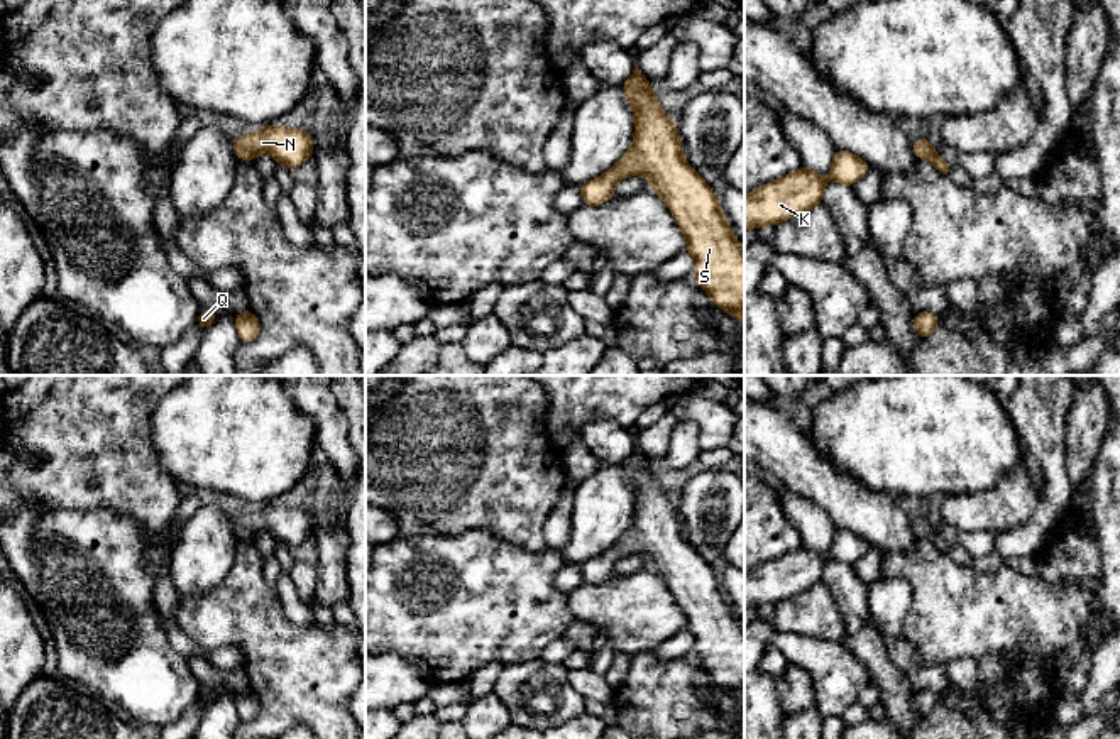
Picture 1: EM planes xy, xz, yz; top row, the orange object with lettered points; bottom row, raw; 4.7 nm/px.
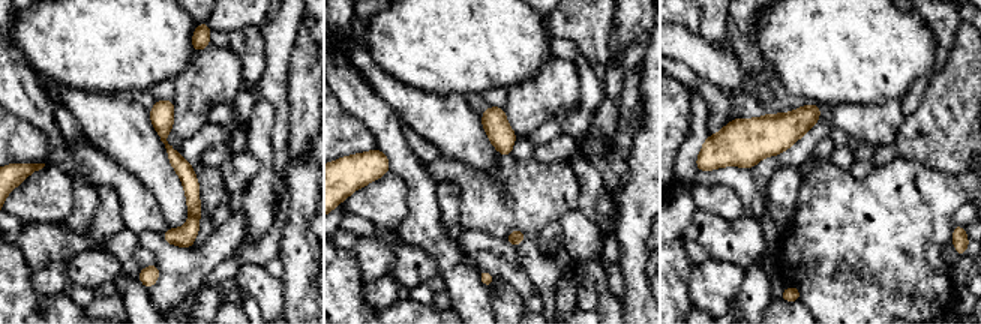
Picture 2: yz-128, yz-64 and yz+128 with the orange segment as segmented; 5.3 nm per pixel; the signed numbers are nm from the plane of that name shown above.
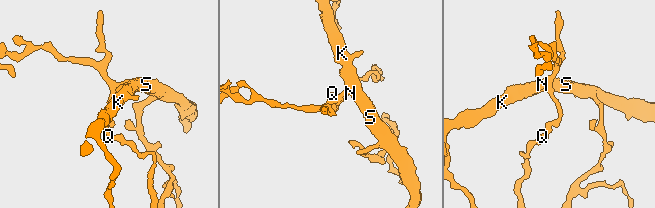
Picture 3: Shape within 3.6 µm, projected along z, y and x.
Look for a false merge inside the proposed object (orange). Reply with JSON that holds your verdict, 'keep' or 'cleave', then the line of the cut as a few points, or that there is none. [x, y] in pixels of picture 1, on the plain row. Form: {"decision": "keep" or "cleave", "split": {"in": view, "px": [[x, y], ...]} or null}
{"decision": "keep", "split": null}

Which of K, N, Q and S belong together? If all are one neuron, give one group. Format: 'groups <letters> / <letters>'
groups K N Q S

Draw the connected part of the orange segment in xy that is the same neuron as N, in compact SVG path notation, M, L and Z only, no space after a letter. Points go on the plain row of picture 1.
M262 504L257 511L232 519L239 539L252 541L259 531L269 531L289 550L313 536L313 516L305 507Z

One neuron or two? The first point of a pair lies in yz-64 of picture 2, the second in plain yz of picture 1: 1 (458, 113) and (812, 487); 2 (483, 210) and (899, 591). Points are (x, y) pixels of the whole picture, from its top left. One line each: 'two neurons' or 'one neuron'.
1: one neuron
2: two neurons

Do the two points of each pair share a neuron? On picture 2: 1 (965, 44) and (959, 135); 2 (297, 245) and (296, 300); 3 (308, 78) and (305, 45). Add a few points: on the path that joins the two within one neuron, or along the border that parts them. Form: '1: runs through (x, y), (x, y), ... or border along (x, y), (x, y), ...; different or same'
1: runs through (965, 66), (959, 87), (959, 113); same
2: runs through (300, 258), (300, 287); same
3: runs through (305, 71), (305, 53); same

